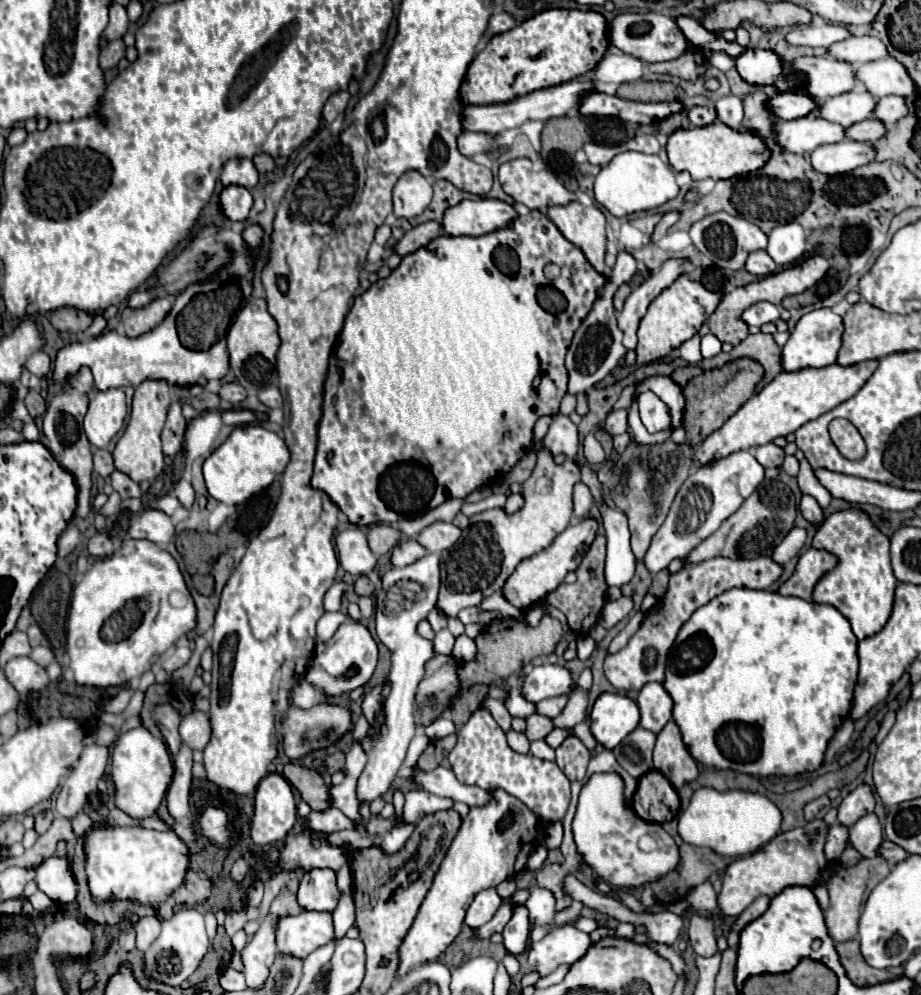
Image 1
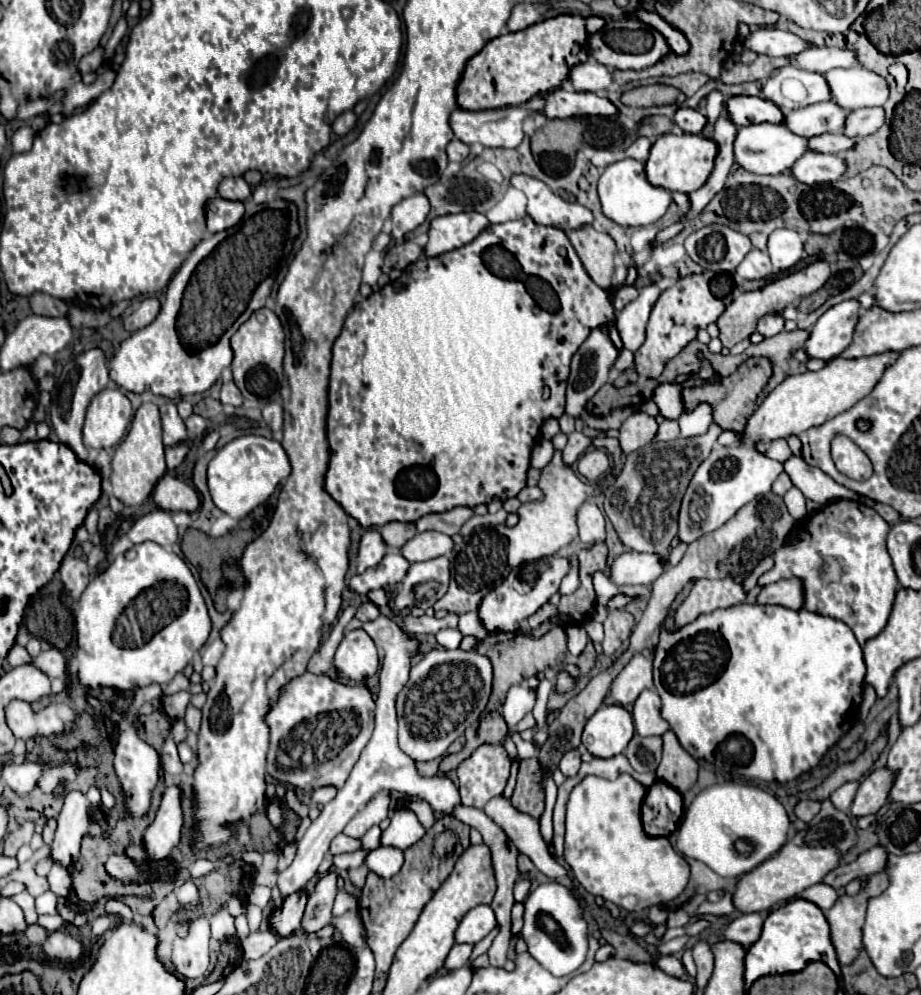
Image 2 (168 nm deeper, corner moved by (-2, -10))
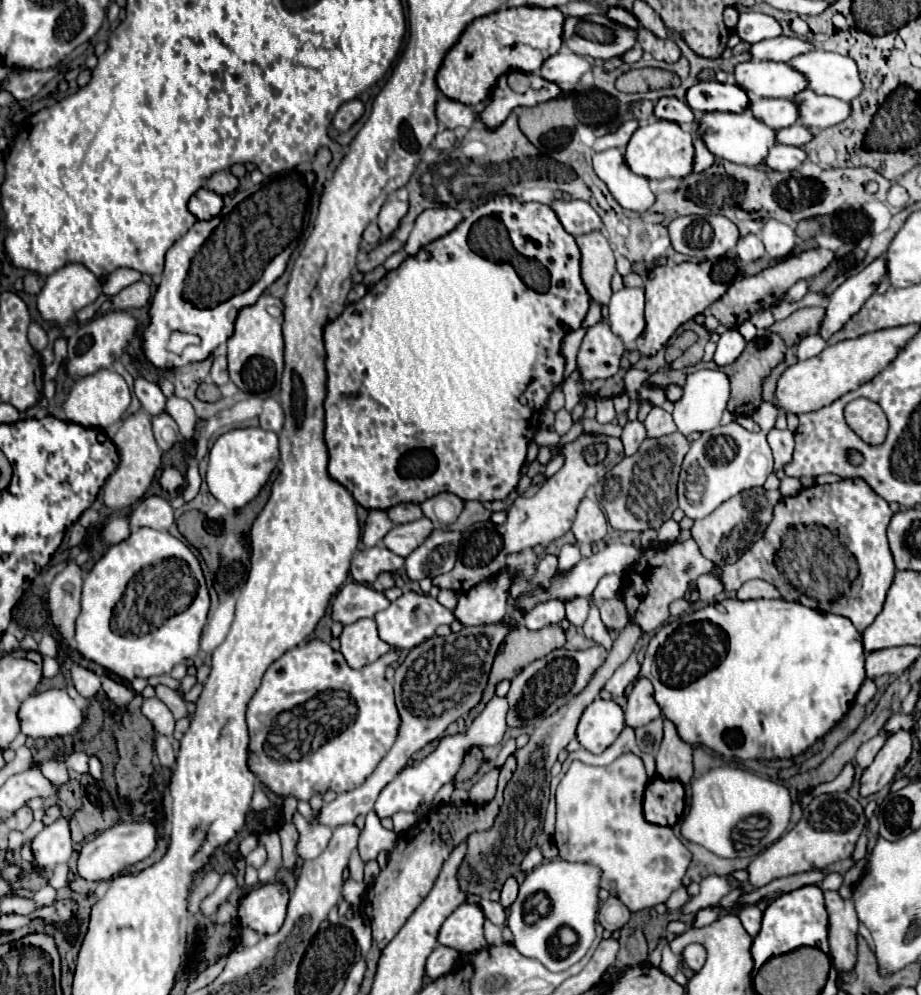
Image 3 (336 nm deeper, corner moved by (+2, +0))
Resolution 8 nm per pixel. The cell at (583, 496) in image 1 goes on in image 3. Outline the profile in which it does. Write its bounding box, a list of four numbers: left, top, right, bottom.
[571,496,607,556]

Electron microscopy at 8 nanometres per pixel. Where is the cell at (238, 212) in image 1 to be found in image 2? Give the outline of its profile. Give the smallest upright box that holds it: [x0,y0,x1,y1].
[205,198,245,232]

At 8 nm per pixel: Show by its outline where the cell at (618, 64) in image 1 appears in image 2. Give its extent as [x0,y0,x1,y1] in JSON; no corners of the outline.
[567,58,613,92]

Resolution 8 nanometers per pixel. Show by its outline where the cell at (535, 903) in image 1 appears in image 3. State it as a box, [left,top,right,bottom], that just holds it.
[507,860,601,972]

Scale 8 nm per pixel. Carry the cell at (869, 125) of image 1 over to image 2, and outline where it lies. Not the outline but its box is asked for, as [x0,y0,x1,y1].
[807,134,853,154]

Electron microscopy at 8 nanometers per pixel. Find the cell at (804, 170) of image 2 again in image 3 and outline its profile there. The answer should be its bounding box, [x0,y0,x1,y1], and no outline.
[765,144,807,172]

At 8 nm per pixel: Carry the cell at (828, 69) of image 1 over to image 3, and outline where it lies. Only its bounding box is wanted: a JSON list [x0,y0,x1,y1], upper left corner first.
[735,60,809,98]

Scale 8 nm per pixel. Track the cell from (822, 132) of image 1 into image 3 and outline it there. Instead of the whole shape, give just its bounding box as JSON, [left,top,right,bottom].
[697,110,777,166]

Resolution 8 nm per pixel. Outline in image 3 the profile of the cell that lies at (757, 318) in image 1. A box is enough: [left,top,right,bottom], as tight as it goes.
[751,310,775,330]

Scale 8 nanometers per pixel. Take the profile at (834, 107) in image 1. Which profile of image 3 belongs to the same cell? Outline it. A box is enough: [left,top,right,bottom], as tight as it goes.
[749,98,799,128]

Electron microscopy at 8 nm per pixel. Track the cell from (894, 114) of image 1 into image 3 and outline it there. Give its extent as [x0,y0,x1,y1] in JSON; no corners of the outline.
[795,90,851,130]

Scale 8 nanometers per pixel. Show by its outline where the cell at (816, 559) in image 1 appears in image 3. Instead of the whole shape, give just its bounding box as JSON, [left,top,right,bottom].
[737,580,781,600]

